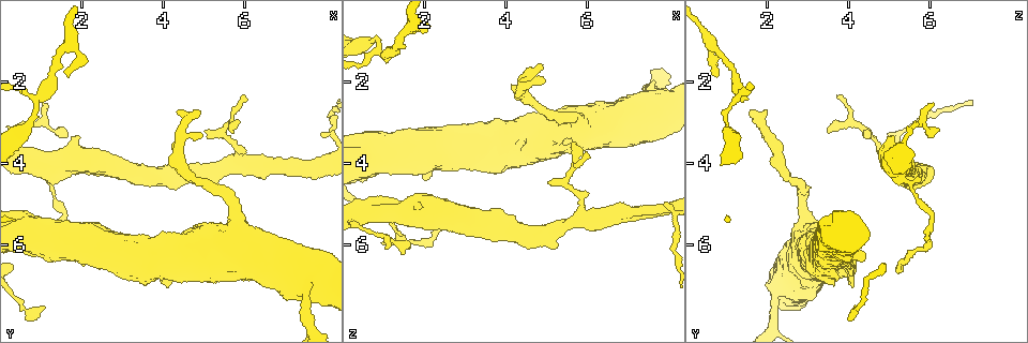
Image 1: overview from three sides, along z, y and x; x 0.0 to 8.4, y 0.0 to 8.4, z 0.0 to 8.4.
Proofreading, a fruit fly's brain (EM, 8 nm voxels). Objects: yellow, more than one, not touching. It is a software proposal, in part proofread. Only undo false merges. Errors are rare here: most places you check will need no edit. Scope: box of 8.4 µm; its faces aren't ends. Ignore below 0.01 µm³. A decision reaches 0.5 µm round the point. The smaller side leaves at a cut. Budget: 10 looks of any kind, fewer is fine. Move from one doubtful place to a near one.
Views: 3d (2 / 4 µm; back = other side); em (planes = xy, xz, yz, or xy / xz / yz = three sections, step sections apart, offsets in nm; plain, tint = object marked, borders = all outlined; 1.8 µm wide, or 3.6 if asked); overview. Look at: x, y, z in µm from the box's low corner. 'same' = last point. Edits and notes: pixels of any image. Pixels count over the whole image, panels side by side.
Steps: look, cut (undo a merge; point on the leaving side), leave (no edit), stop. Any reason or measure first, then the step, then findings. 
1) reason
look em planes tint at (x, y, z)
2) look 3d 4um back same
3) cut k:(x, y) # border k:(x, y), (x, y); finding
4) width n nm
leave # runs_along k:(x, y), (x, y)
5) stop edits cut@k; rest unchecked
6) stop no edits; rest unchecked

abrupt turn
look 3d 2um back at (1.65, 1.10, 0.70)

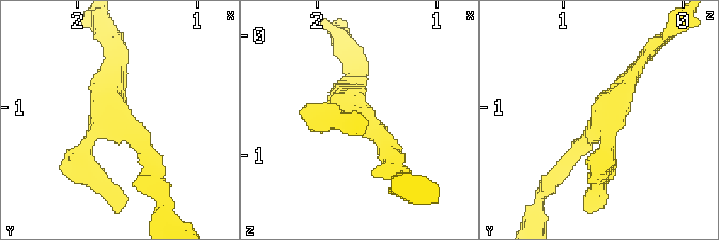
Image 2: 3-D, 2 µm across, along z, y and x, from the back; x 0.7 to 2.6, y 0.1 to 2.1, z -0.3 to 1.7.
look em planes tint at (1.70, 1.10, 0.64)

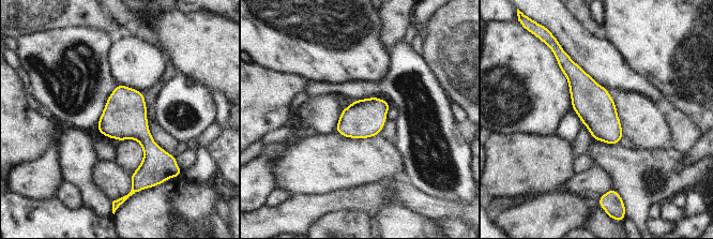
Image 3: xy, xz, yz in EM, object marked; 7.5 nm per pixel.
leave # continuous, no second cell

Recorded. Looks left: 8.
three-way junction
look em 3.6um yz step 4 tint at (1.25, 4.15, 5.20)

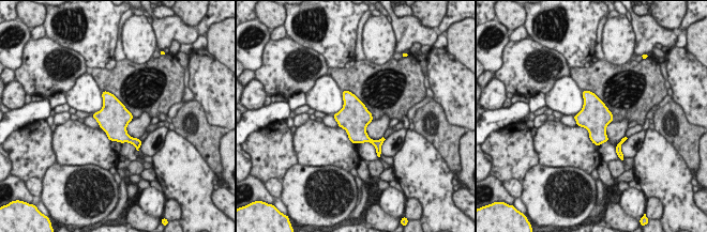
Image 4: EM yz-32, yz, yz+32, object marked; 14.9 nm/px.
another direction
look em 3.6um planes tint same

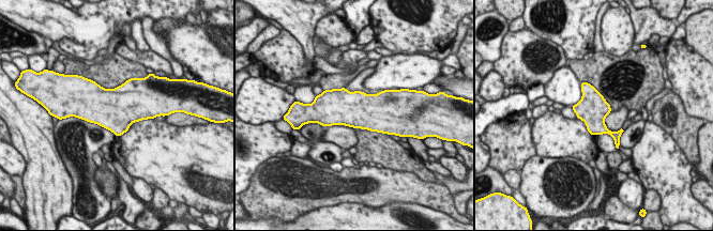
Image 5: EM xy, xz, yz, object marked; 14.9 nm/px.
leave # all the same cell

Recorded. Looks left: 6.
abrupt turn
look em yz step 4 tint at (5.70, 2.95, 4.05)

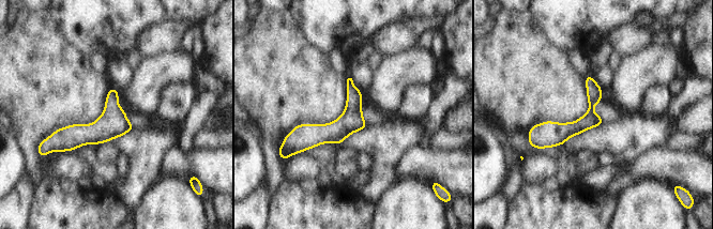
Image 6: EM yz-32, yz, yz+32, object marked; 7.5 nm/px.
look em planes tint same

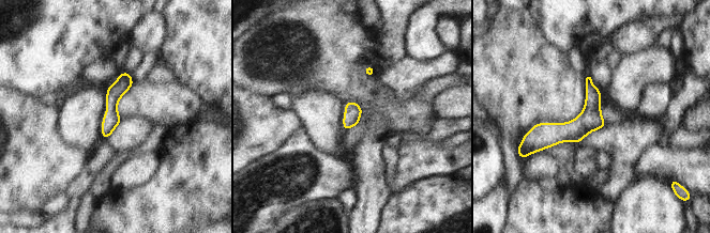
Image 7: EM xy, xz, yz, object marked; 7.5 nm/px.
leave # runs_along 7:(588, 80), (591, 111), (532, 139); one cell here

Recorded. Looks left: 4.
two arms in line, one across
look em planes tint at (7.45, 7.65, 2.25)

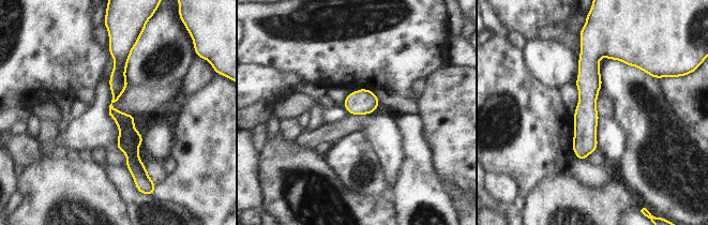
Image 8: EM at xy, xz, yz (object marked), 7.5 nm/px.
leave # one cell here

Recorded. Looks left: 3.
stop no edits; rest unchecked

